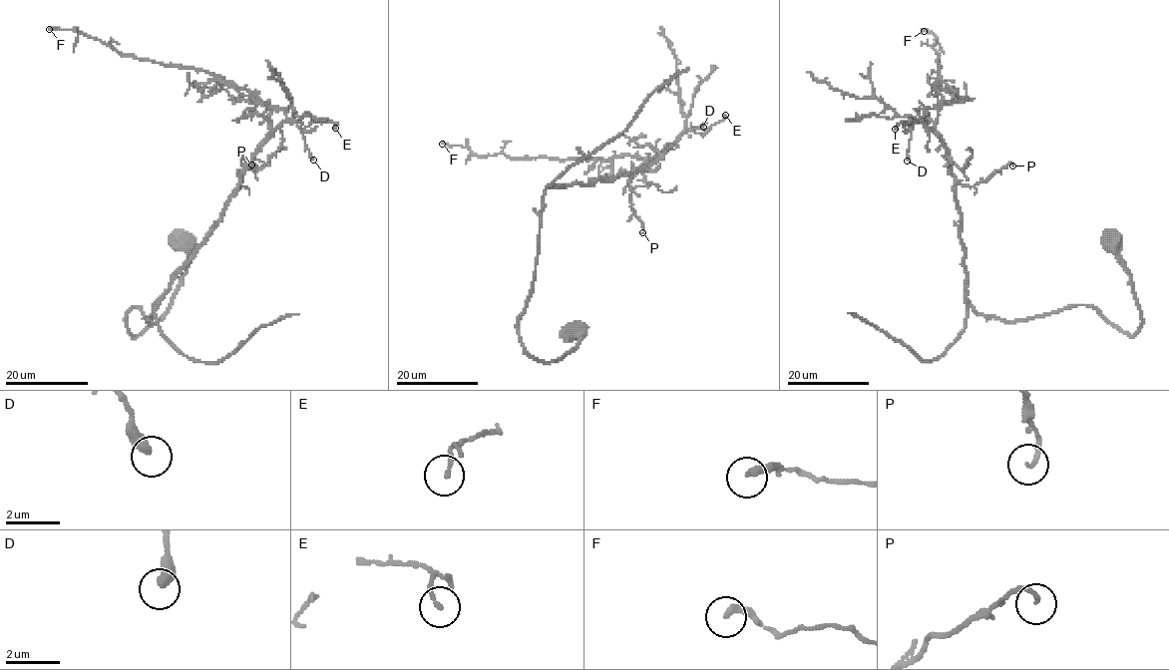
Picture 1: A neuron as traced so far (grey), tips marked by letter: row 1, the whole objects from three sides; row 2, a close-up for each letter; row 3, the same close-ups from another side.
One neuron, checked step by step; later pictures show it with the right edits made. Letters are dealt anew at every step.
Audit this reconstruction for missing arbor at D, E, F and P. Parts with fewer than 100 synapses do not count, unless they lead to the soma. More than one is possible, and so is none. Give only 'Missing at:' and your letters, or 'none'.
Missing at: none

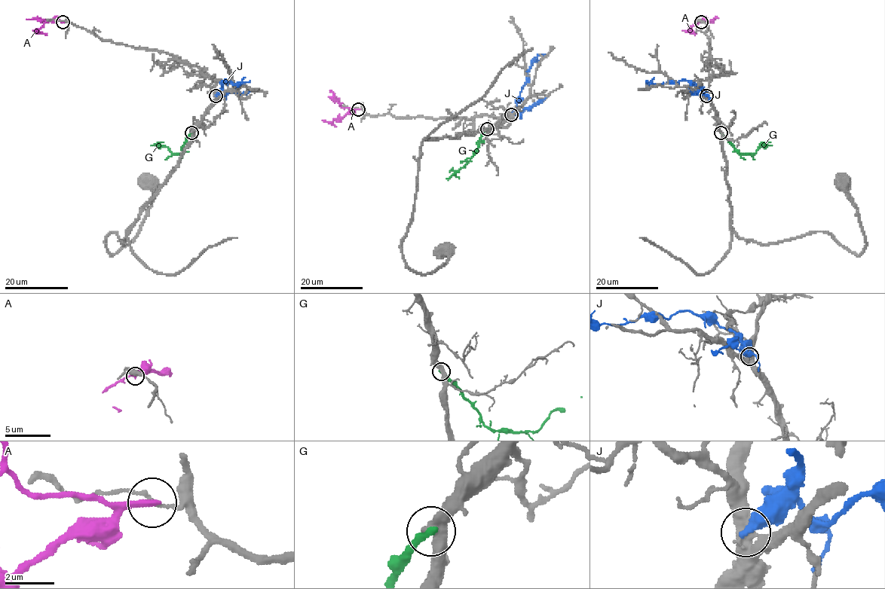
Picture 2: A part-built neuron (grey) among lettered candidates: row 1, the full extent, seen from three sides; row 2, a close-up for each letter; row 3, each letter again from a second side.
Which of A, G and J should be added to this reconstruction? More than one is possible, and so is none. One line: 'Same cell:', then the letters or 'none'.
Same cell: none

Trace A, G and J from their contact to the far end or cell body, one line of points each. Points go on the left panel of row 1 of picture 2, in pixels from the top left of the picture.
A: (62, 22), (46, 21), (39, 31), (47, 35)
G: (191, 132), (181, 153), (173, 153), (165, 146), (151, 145)
J: (215, 96), (225, 80), (233, 84), (243, 84), (249, 80)

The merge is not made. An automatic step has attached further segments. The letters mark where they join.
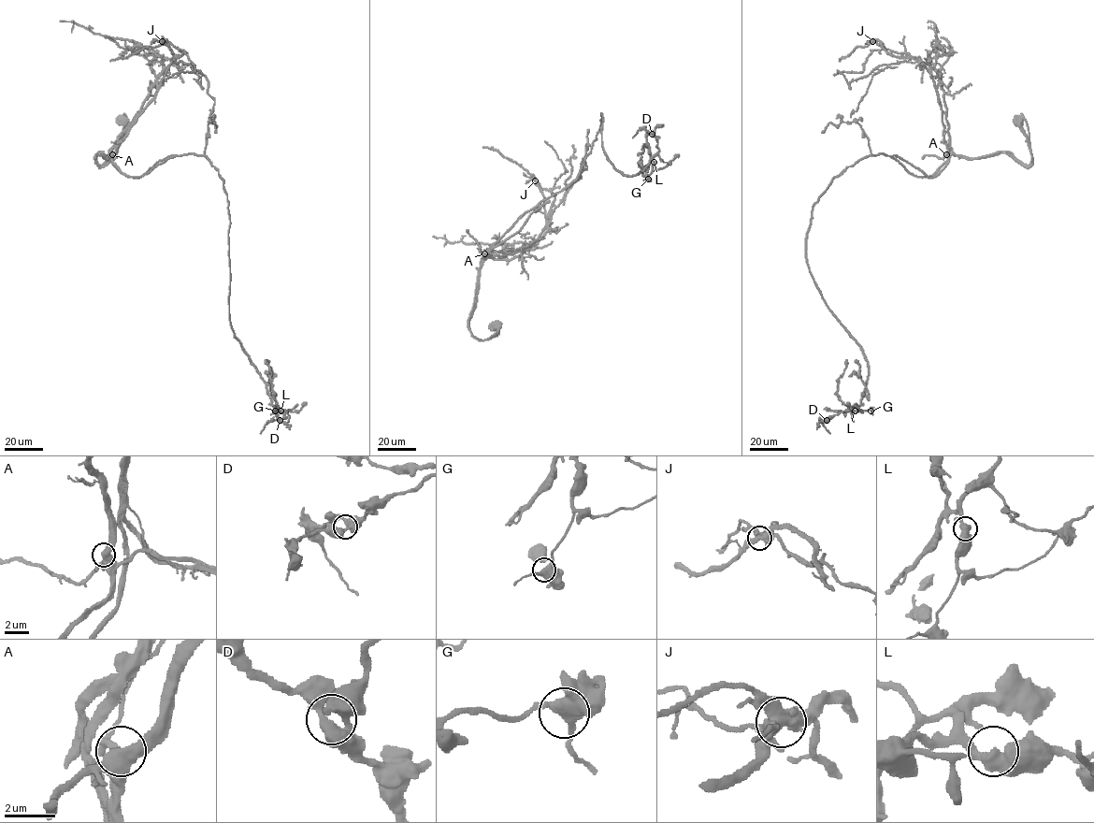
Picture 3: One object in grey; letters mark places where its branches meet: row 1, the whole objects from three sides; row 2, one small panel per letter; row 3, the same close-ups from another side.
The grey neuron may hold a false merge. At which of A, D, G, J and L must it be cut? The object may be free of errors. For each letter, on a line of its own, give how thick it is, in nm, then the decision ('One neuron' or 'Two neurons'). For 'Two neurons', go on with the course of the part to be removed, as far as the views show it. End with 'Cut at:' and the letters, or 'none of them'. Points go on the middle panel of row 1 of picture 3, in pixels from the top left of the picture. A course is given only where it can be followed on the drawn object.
A: Thickness 480 nm. One neuron
D: Thickness 400 nm. One neuron
G: Thickness 440 nm. One neuron
J: Thickness 440 nm. Two neurons. Course of the part to remove: (535, 180), (554, 196), (539, 237), (484, 254), (576, 178), (601, 113), (627, 176), (659, 151), (632, 137)
L: Thickness 440 nm. One neuron
Cut at: J

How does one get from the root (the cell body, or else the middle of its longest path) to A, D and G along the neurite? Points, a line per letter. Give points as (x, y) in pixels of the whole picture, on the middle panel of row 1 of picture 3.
A: (495, 324), (496, 332), (480, 340), (472, 334), (467, 322), (484, 253)
D: (495, 324), (480, 340), (467, 322), (485, 253), (577, 178), (601, 113), (623, 174), (659, 151), (652, 134)
G: (495, 324), (467, 322), (485, 253), (577, 178), (601, 113), (607, 158), (648, 179)

